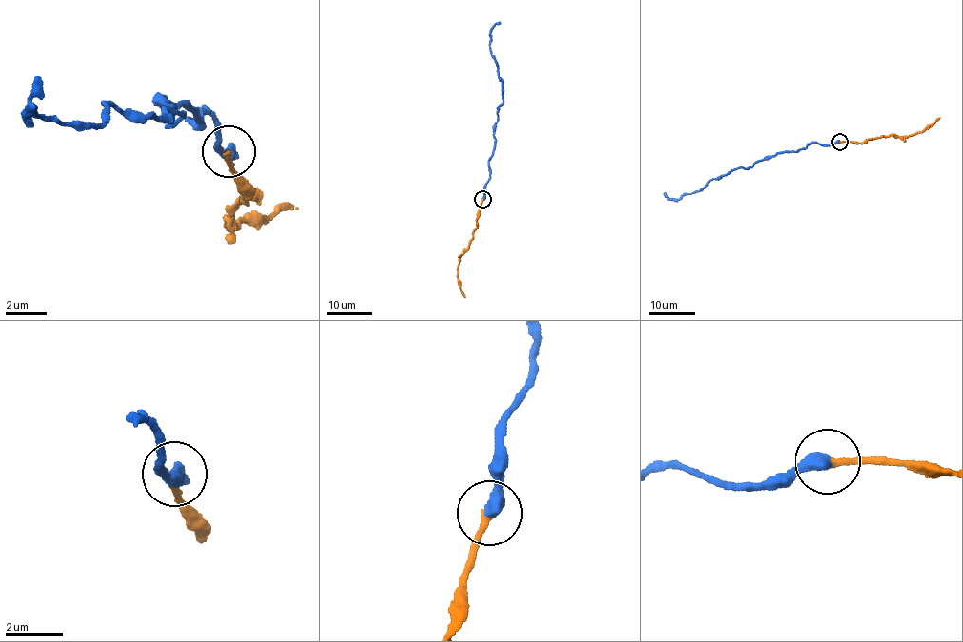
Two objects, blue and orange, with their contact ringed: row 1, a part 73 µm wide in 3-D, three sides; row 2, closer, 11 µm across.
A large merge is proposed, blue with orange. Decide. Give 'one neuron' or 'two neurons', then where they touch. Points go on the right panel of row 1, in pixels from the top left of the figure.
two neurons; at (839, 142)

